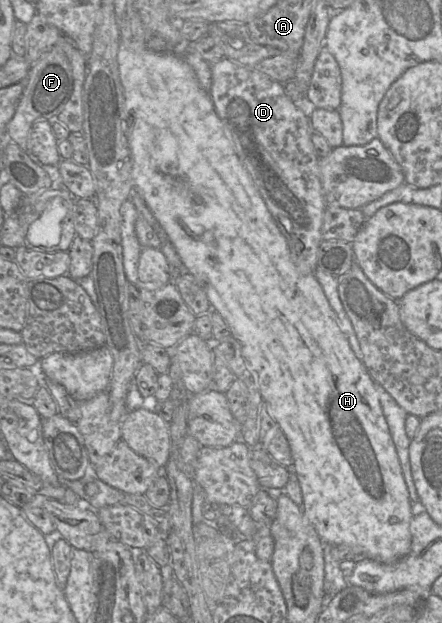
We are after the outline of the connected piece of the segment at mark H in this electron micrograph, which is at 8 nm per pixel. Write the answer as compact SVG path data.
M120 43L117 62L124 92L125 135L131 152L134 189L144 199L167 239L175 248L183 269L201 282L211 309L222 316L230 328L231 335L240 343L242 356L256 376L261 397L289 443L293 459L292 471L296 474L301 487L304 515L323 543L349 545L358 548L363 556L383 563L394 562L404 557L411 549L410 523L413 515L423 511L424 507L420 502L412 504L409 498L397 451L375 389L376 383L363 362L356 357L348 338L339 328L335 313L314 273L303 275L295 267L287 240L270 214L251 176L240 162L232 139L215 111L210 93L200 86L194 70L180 56L159 54L147 48L143 52L135 52Z

